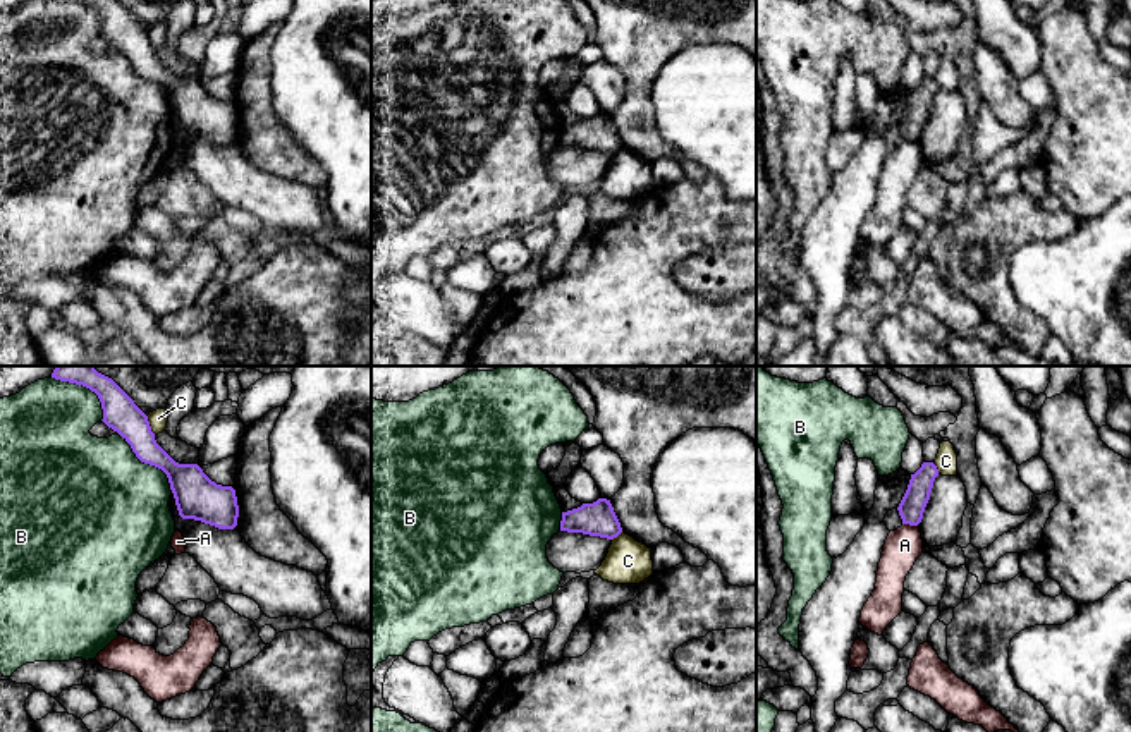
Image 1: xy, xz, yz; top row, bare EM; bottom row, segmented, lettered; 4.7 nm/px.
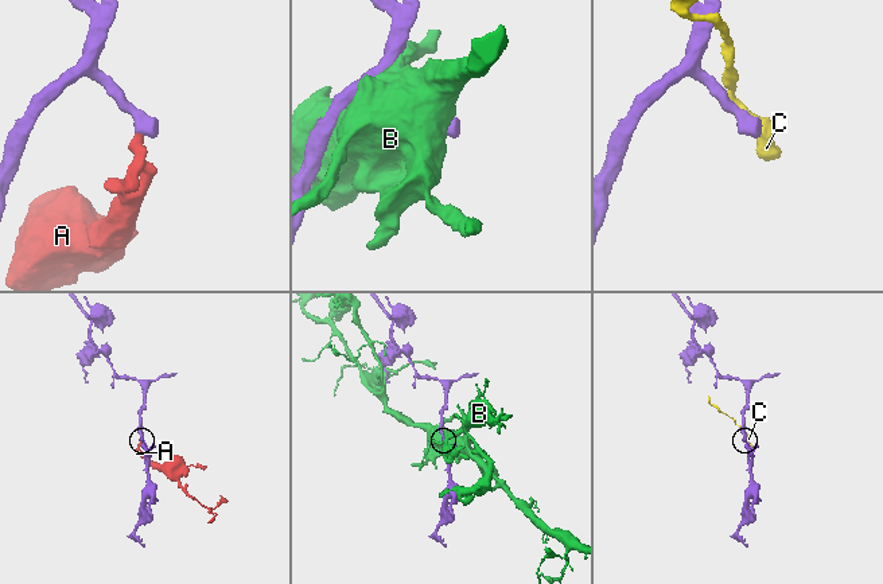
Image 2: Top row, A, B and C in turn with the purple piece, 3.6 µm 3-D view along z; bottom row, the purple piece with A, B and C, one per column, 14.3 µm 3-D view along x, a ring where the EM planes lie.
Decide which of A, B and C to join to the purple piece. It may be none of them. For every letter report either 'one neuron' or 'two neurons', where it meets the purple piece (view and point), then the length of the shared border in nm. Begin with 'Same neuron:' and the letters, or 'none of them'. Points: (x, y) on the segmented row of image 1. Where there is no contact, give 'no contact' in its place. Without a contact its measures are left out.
Same neuron: none of them
A: two neurons; contact yz (910, 524); length 70 nm
B: two neurons; contact xy (148, 463); length 380 nm
C: two neurons; contact xy (148, 425); length 100 nm

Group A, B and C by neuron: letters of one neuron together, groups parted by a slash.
A / B / C

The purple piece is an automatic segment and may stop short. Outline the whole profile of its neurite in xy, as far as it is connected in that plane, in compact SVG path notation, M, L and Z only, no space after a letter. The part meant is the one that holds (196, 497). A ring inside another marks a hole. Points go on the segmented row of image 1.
M57 366L52 378L83 385L98 395L101 421L131 445L141 462L167 474L182 519L201 521L218 529L237 526L235 490L211 481L198 464L175 462L156 443L148 416L112 378L98 373L95 366Z

